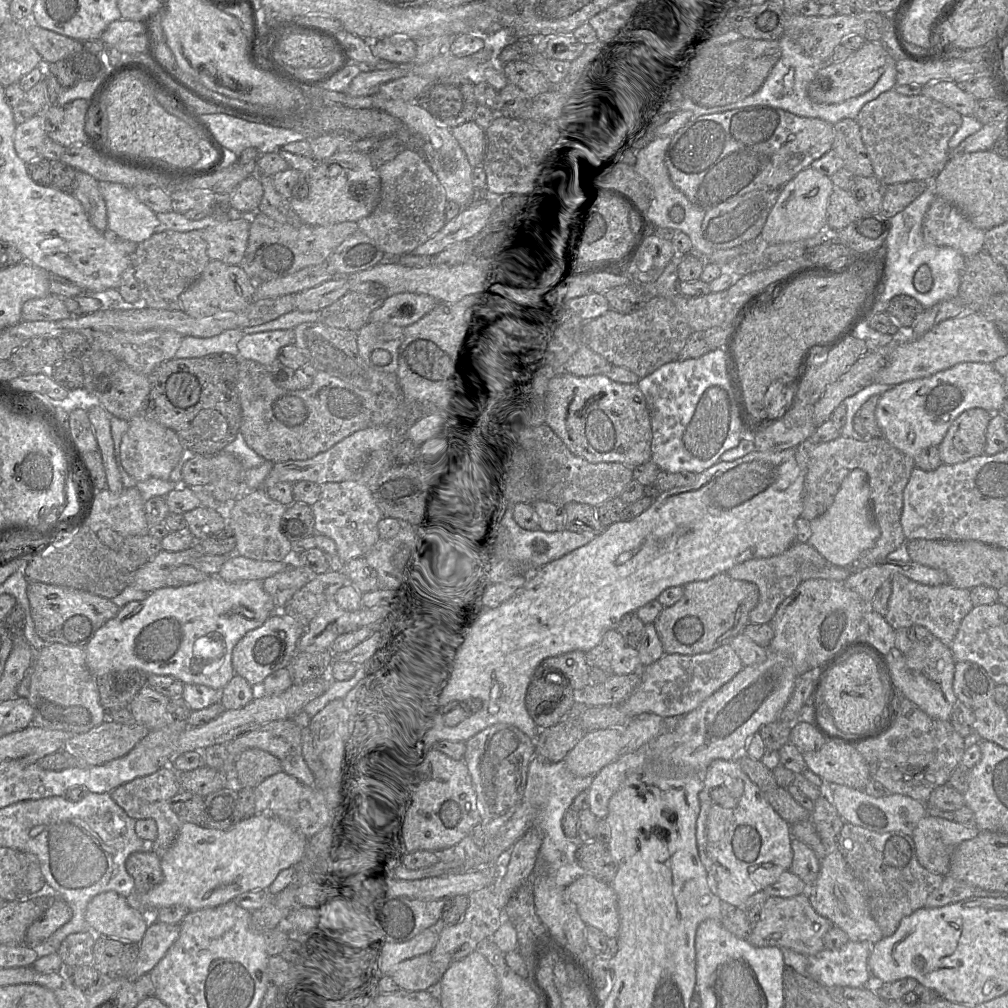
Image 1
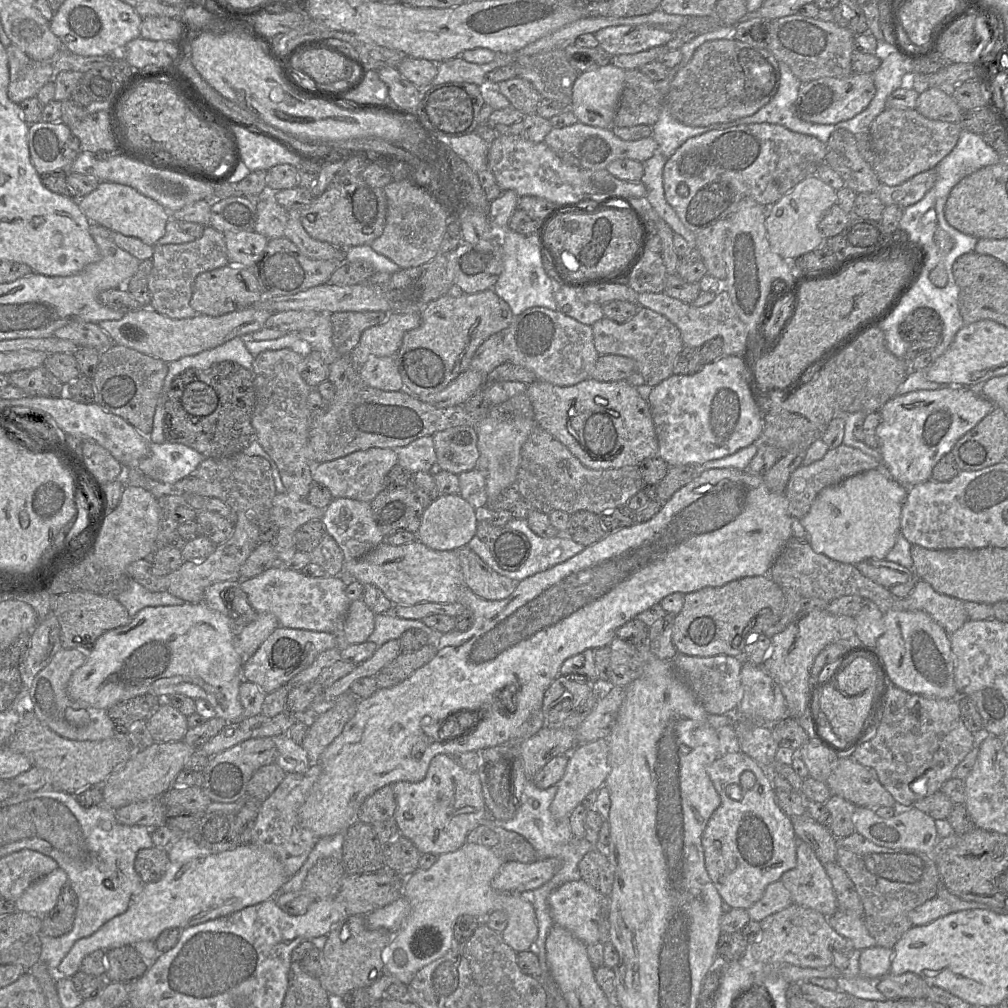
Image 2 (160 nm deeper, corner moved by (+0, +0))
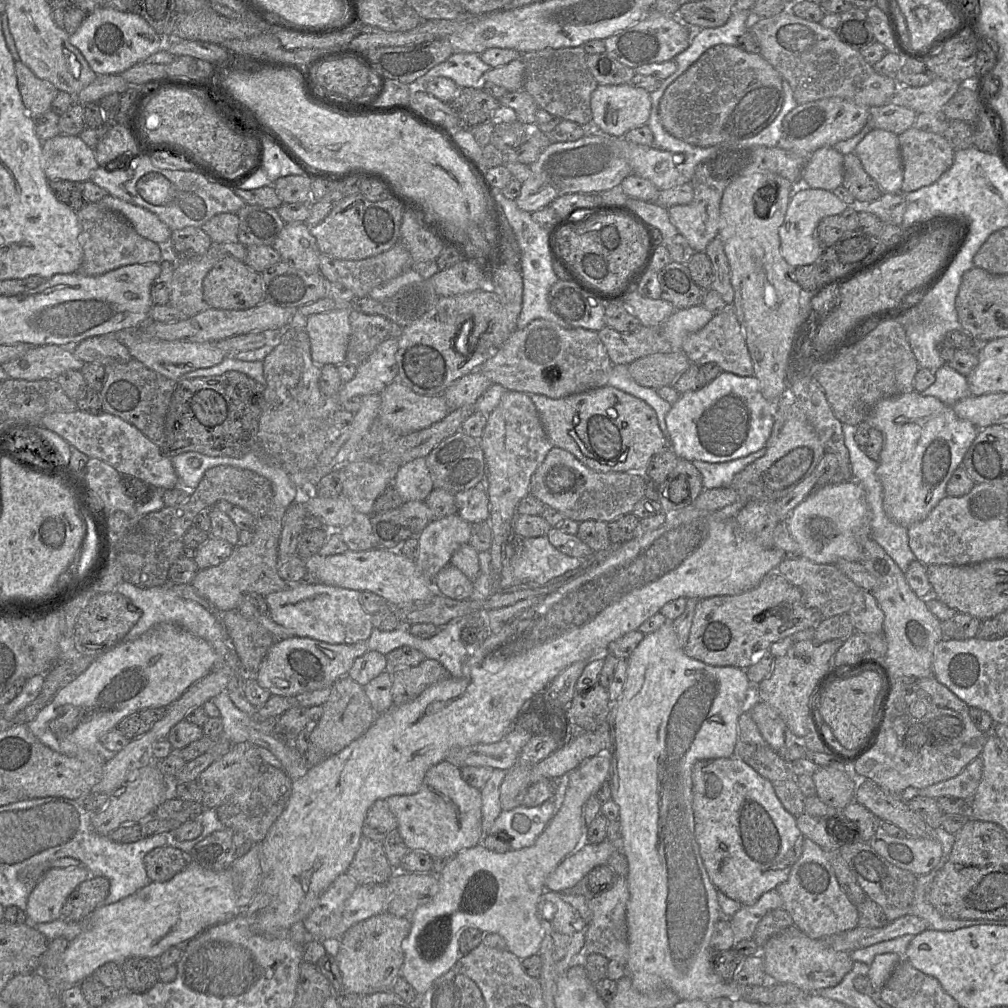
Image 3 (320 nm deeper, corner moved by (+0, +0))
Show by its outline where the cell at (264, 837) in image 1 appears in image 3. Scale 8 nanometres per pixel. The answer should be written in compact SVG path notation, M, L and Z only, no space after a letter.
M188 861L185 868L166 882L150 882L130 896L110 905L101 905L85 919L84 930L67 945L60 965L63 986L79 985L106 962L120 963L129 957L158 957L172 946L184 946L190 939L213 925L240 914L231 868L221 872L205 869Z

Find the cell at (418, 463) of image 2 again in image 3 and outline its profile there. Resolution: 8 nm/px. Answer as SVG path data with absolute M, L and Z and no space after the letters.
M416 458L400 466L392 484L400 495L402 504L425 501L434 489L426 458Z

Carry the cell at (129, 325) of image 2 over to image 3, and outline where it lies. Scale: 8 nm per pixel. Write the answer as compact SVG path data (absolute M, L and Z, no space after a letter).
M150 339L134 342L132 345L128 346L128 349L132 358L139 360L151 370L177 381L181 379L184 374L195 369L208 368L220 363L227 353L218 348L216 342L217 341L189 342Z

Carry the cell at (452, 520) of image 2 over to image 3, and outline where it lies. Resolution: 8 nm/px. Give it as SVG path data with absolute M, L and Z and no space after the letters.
M457 513L431 520L418 535L419 553L416 566L426 579L434 582L438 572L450 564L453 553L462 545L469 544L471 524Z

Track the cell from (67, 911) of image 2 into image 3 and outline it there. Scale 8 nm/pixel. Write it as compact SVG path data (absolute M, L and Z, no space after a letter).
M91 877L80 883L68 896L60 919L67 922L82 922L106 899L110 882L105 877Z

